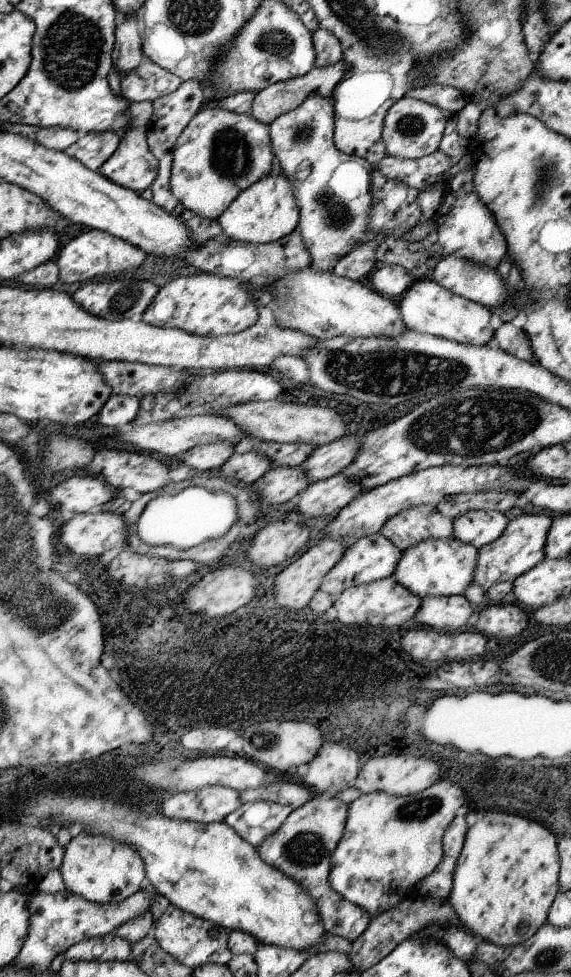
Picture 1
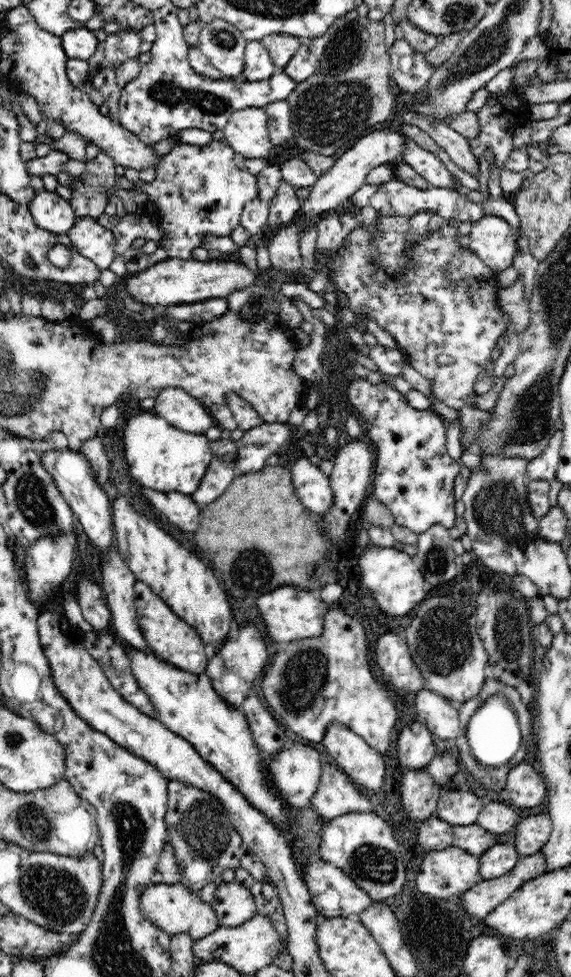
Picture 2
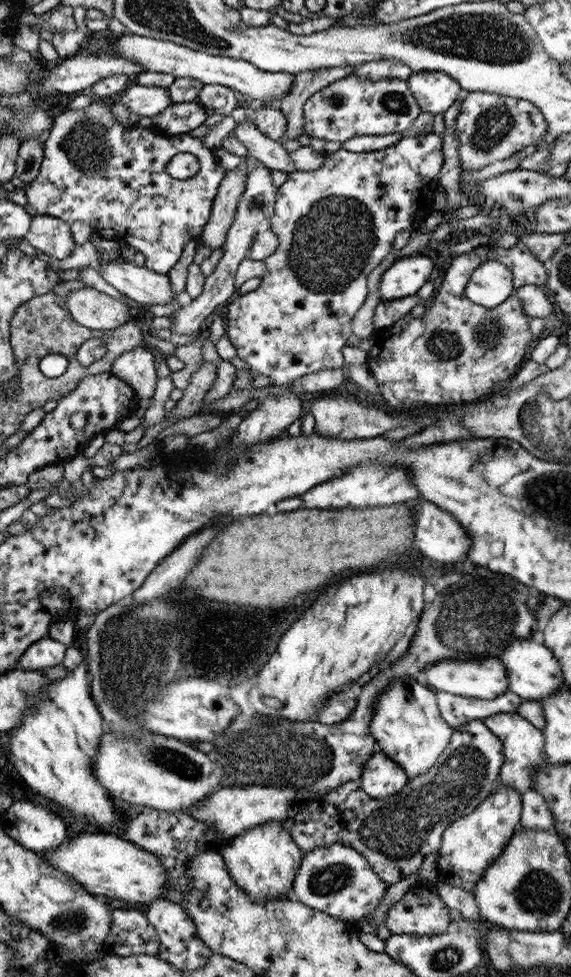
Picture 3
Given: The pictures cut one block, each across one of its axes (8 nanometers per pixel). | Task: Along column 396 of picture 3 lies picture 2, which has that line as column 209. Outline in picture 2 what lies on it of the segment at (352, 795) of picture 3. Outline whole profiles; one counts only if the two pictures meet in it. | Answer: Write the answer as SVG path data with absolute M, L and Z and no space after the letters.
M172 780L168 784L168 844L174 850L174 858L182 868L182 884L196 892L202 890L206 884L220 878L224 870L246 870L256 880L268 880L268 870L264 862L256 856L254 850L248 848L242 834L234 828L228 812L220 804L218 798L214 798L208 792L202 792L200 788L194 788L190 784L184 784L180 780Z

